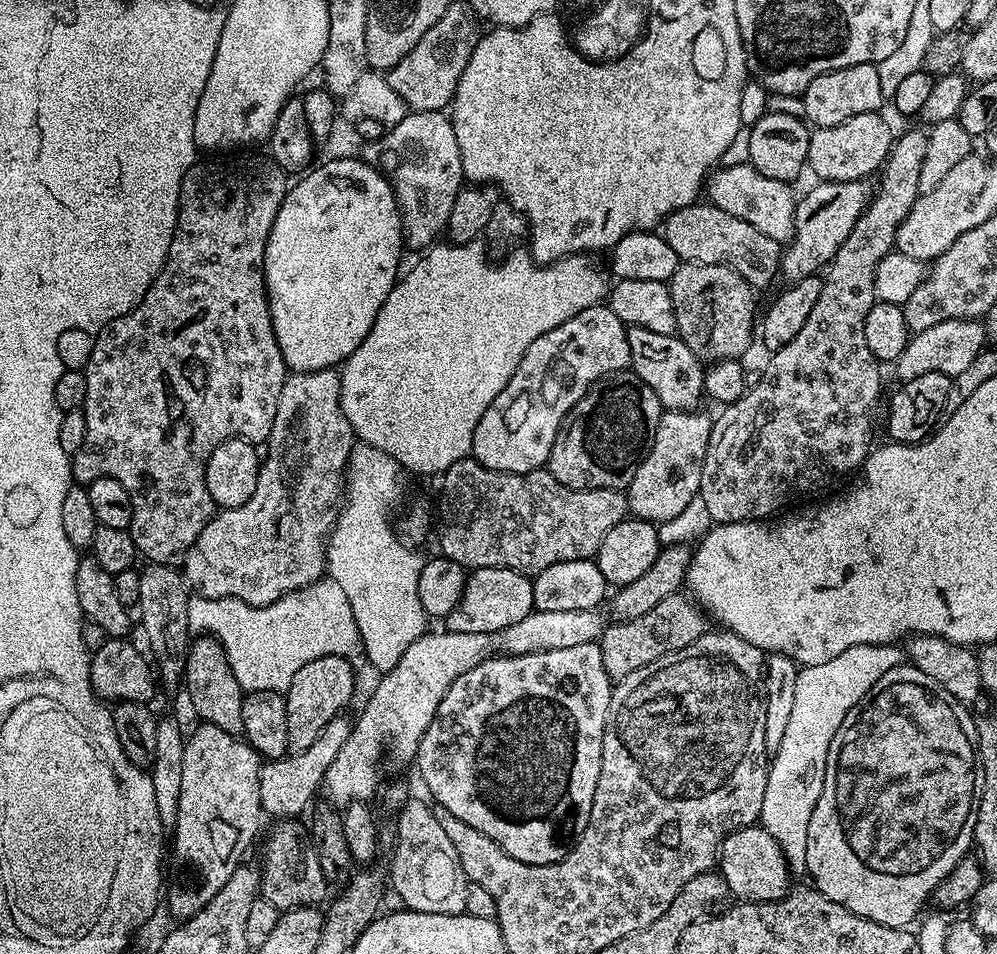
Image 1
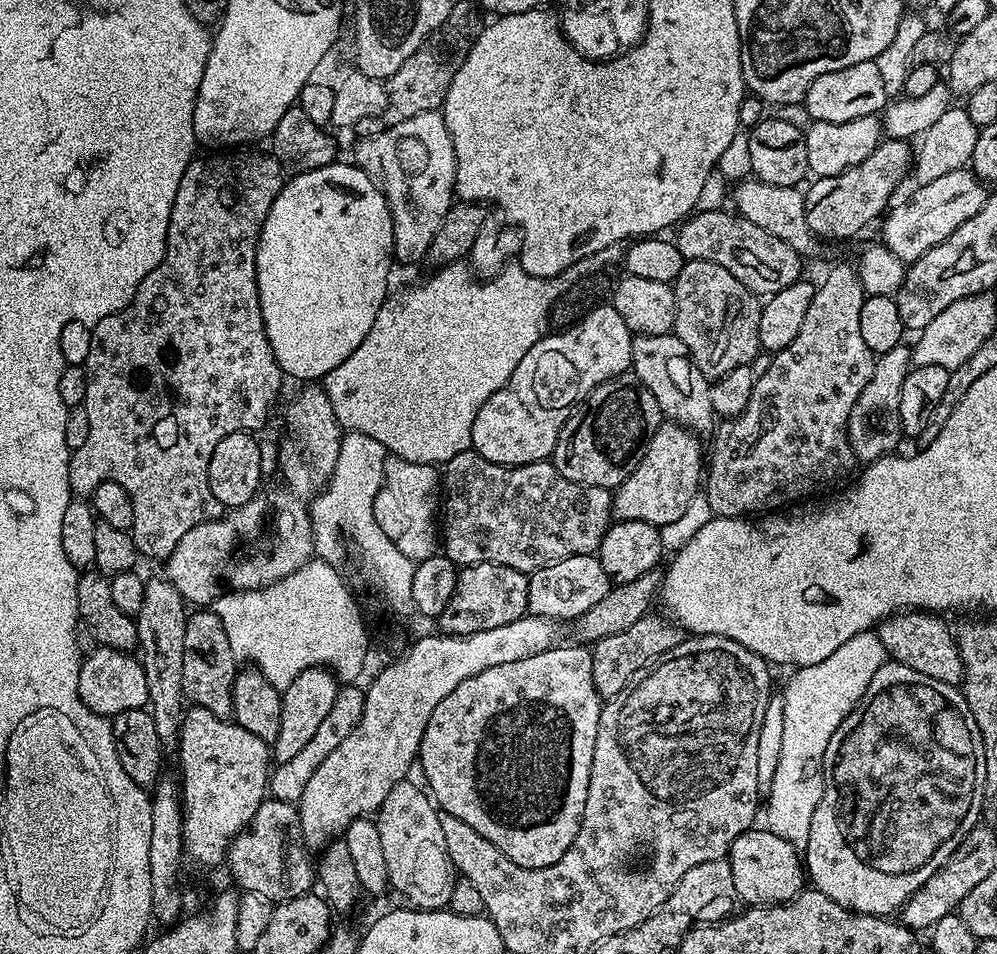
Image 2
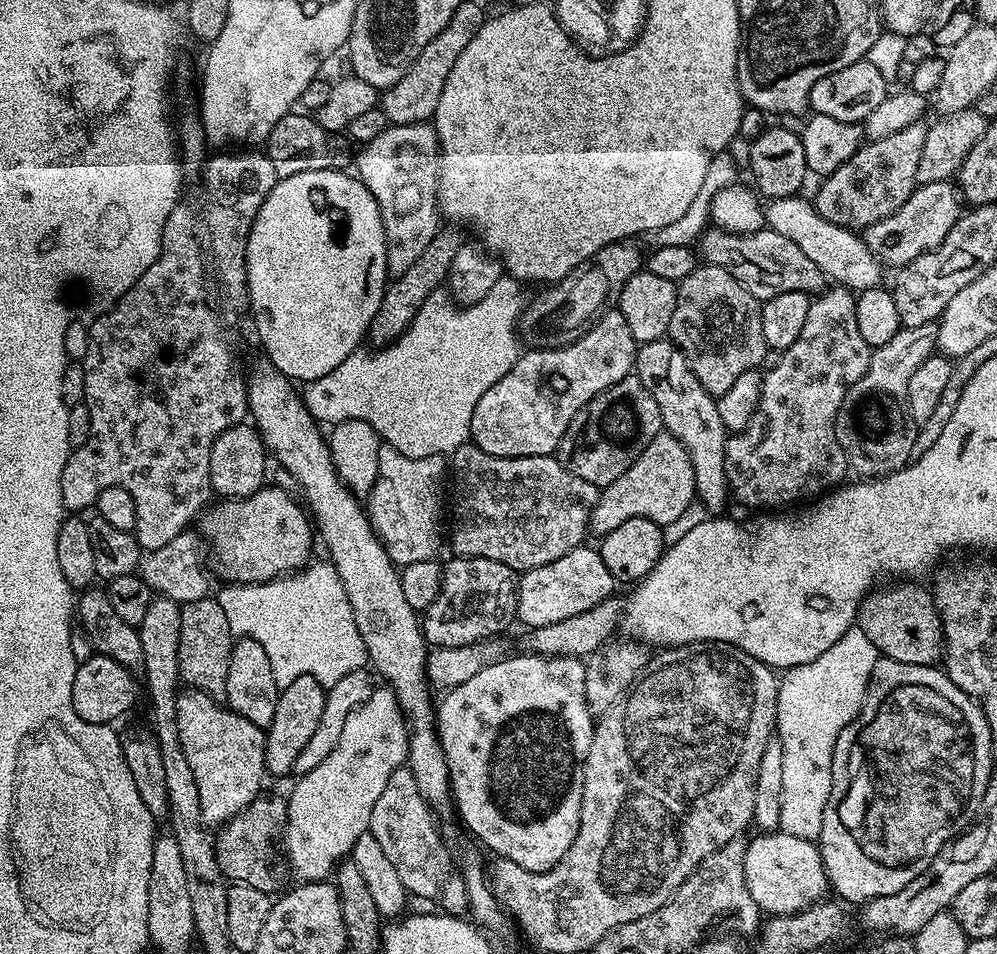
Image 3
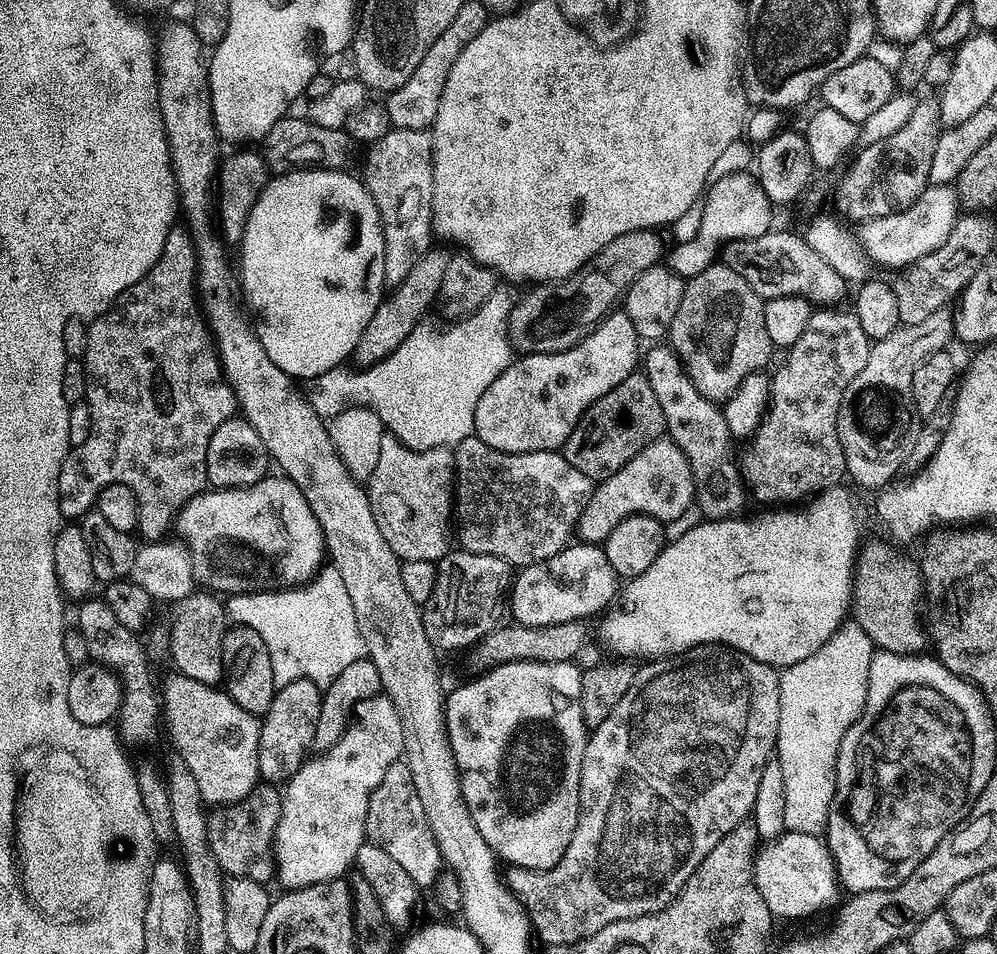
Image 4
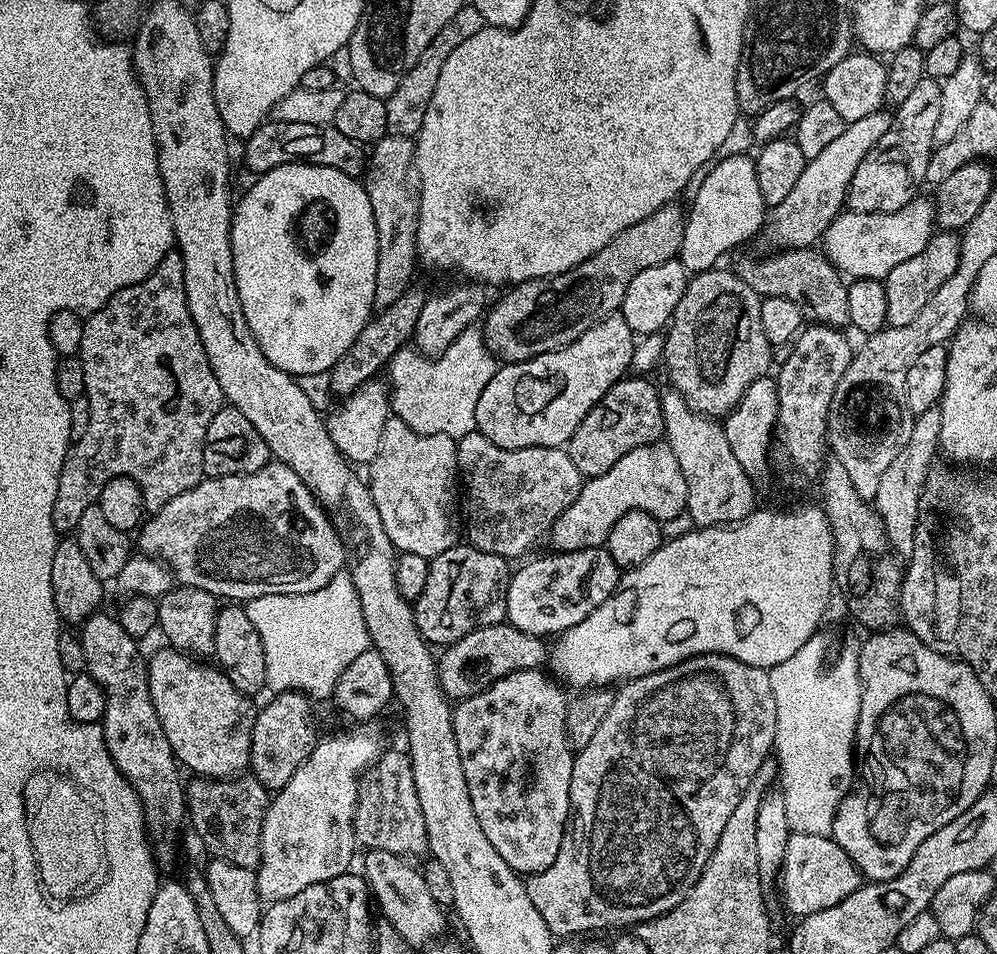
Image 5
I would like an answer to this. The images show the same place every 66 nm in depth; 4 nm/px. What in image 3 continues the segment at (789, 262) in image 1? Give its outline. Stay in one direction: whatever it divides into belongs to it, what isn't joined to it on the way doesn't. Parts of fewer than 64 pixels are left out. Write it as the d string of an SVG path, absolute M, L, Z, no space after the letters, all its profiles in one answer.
M913 122L898 130L898 134L861 144L845 164L819 181L820 189L814 195L816 212L838 226L853 230L866 229L894 214L910 198L922 176L922 154L928 134L928 128L922 125Z

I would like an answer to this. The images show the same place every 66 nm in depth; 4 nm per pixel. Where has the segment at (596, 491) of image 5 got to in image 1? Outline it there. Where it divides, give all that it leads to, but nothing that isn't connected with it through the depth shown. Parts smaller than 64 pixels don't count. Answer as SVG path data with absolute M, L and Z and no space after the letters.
M701 410L690 412L665 411L660 417L644 461L628 483L628 511L635 519L659 522L676 517L695 496L700 494L702 466L706 446L710 442L713 417Z

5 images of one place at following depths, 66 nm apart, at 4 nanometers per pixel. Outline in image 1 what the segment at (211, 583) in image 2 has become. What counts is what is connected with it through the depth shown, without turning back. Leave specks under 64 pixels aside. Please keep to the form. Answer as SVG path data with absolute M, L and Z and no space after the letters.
M323 368L313 372L292 372L288 379L284 381L282 394L278 398L278 414L274 414L274 426L270 430L266 441L268 453L265 451L262 456L260 473L258 474L258 486L254 486L254 494L246 502L242 502L242 506L217 511L211 522L202 530L202 534L198 534L194 546L190 546L188 553L182 557L182 565L184 564L182 575L187 583L199 595L206 598L230 598L231 600L241 600L247 604L253 604L256 608L261 608L280 600L284 596L289 596L291 592L296 592L299 588L309 588L315 580L321 579L325 575L328 563L328 539L332 536L332 527L336 525L338 509L344 495L348 459L357 443L358 441L352 433L350 422L346 422L346 414L342 414L339 371Z

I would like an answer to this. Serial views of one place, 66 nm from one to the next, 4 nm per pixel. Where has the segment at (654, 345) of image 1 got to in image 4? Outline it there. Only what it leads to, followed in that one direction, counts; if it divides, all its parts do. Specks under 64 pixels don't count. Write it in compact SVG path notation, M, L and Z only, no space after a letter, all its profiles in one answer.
M652 346L643 353L642 371L650 382L650 390L654 390L654 398L658 398L658 406L662 406L664 415L664 427L667 439L676 443L678 450L686 454L686 462L690 462L690 474L694 478L695 507L699 508L704 520L730 520L741 515L744 508L744 496L746 500L746 485L742 475L741 465L732 457L732 444L734 437L726 426L721 405L707 400L703 394L690 382L688 375L684 373L684 363L680 357L668 346Z

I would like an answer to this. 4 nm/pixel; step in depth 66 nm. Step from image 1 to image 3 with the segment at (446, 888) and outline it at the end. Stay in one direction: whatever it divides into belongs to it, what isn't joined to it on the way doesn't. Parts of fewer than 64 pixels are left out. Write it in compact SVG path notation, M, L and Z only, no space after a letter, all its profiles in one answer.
M407 768L394 770L390 774L390 782L386 782L386 790L374 802L374 810L370 810L370 822L368 831L378 838L378 846L386 850L390 862L398 870L398 878L402 878L402 884L407 893L421 896L428 900L439 897L442 882L450 874L448 868L452 860L448 857L448 848L440 837L438 829L432 825L434 813L427 802L422 798L418 790L418 782L414 782L414 774Z

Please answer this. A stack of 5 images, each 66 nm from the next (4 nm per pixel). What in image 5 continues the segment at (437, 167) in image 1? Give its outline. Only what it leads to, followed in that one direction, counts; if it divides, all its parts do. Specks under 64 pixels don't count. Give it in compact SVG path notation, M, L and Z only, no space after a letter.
M386 135L371 145L362 183L374 210L378 230L378 270L374 274L373 309L384 309L413 287L412 275L418 269L416 231L418 230L418 196L414 191L416 145L409 137Z

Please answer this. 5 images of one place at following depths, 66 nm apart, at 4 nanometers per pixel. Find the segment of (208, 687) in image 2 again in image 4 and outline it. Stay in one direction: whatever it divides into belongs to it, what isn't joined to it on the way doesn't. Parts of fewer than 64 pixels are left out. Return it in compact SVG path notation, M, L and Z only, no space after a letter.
M193 590L186 598L175 601L172 608L172 629L168 636L172 641L168 648L172 651L175 671L196 682L219 685L224 678L222 662L222 638L226 631L226 608L208 590Z

